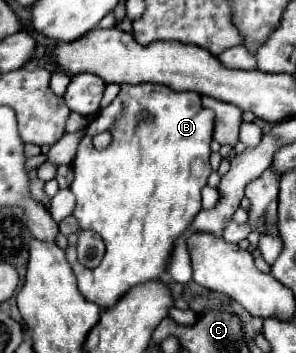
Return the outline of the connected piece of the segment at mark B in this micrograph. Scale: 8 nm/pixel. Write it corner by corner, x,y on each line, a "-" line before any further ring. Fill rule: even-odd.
122,84
122,90
120,94
108,105
104,110
98,112
98,116
94,118
92,124
88,124
88,134
84,136
84,140
80,142
78,146
78,154
74,158
74,180
70,184
70,190
74,192
76,196
76,208
74,208
74,216
78,218
78,226
82,230
94,230
102,236
104,244
106,244
106,254
100,262
98,268
90,270
90,268
84,268
78,260
76,260
76,234
70,234
68,236
68,248
66,248
66,258
68,262
72,264
72,270
74,270
74,276
78,278
78,290
82,292
82,296
94,304
98,304
100,308
110,308
114,306
130,288
138,286
138,284
146,284
146,282
162,282
164,280
164,274
166,274
166,264
170,260
170,254
174,250
174,242
184,236
194,220
194,216
200,212
202,204
200,204
200,190
206,186
206,180
212,172
210,168
210,162
208,162
208,156
210,156
210,140
212,140
212,130
214,130
214,112
212,110
206,110
202,108
200,104
200,96
196,92
174,92
170,90
168,86
158,86
158,84
138,84
138,86
126,86
-
146,110
150,114
150,120
148,122
140,122
138,120
138,114
-
108,130
112,134
112,144
106,148
106,150
96,150
92,146
92,136
100,134

